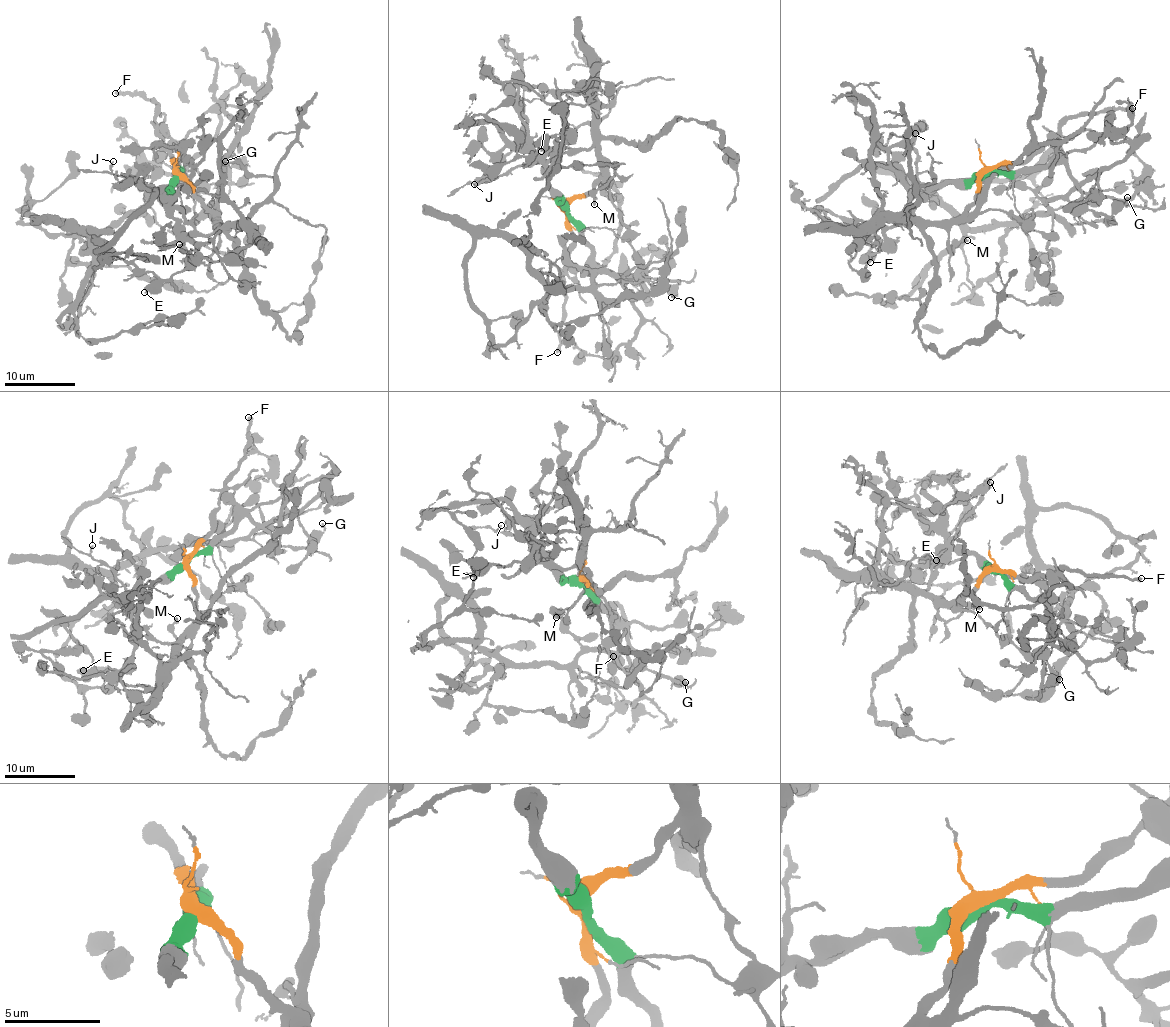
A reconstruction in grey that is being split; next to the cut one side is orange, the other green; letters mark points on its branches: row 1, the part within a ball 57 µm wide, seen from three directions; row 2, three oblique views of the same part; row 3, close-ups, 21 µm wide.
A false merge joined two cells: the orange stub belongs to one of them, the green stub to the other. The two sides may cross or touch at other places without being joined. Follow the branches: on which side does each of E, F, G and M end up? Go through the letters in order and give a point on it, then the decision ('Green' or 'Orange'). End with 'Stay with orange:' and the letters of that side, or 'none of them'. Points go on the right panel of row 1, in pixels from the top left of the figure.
E: Place: (870, 262). Green
F: Place: (1132, 108). Orange
G: Place: (1127, 197). Green
M: Place: (967, 240). Orange
Stay with orange: F, M

